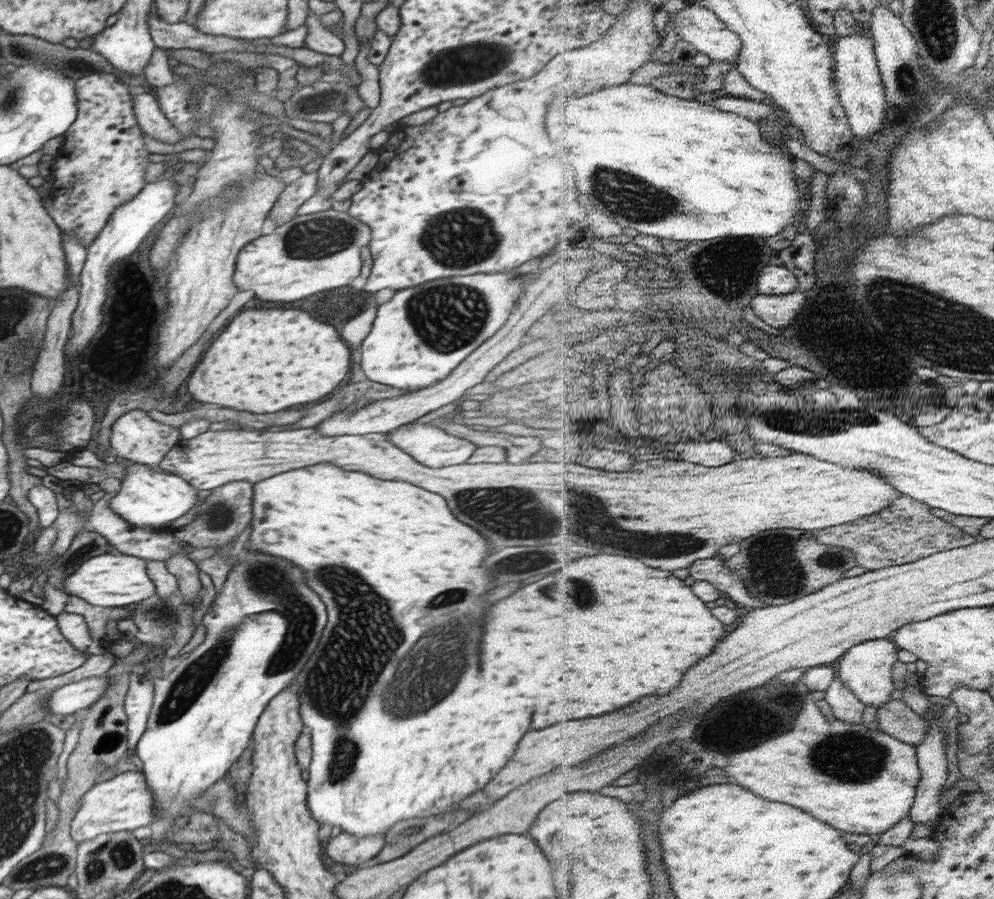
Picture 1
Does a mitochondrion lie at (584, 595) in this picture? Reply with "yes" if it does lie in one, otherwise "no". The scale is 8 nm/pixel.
yes

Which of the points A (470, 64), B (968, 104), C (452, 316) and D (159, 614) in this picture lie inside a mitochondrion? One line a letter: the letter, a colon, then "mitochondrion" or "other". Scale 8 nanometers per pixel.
A: mitochondrion
B: other
C: mitochondrion
D: mitochondrion

